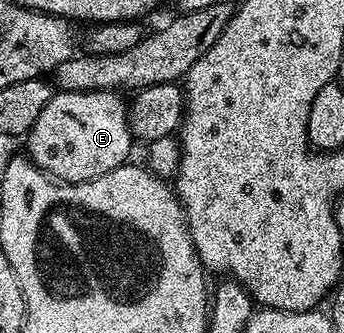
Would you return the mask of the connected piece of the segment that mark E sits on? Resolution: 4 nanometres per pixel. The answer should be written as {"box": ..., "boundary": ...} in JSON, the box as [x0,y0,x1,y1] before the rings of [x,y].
{"box":[24,91,131,184],"boundary":[[[55,91],[50,101],[40,111],[35,124],[24,136],[25,151],[32,163],[53,179],[68,184],[82,184],[108,174],[114,168],[131,159],[130,123],[126,121],[127,101],[121,100],[118,92],[63,92]]]}

